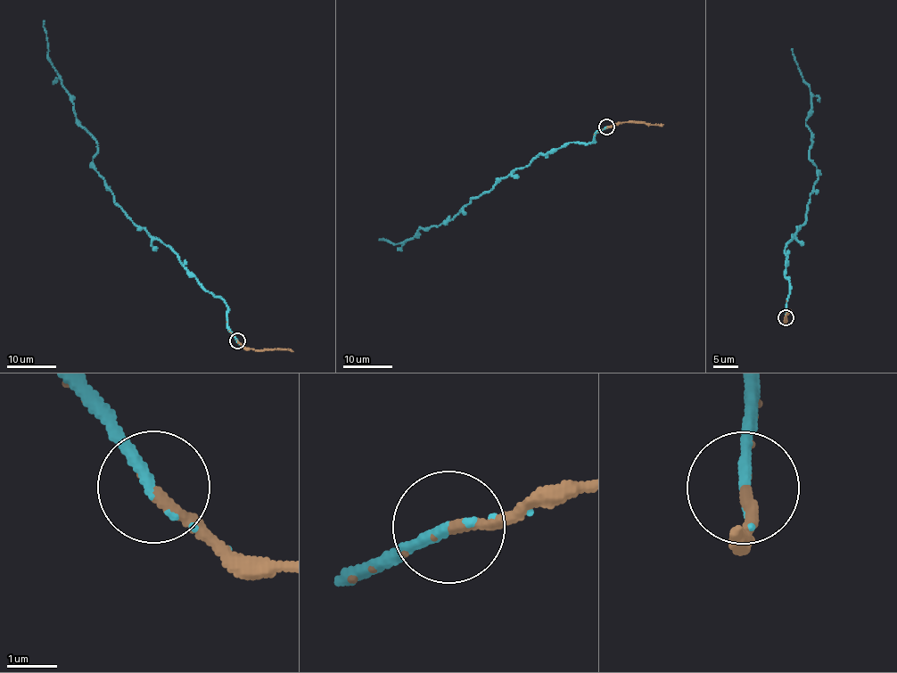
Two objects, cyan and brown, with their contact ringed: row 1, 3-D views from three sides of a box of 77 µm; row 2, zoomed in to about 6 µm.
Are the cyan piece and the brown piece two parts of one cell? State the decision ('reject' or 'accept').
accept

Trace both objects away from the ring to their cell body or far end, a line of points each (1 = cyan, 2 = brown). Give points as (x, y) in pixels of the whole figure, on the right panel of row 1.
1: (785, 316), (785, 247), (804, 222), (818, 176), (805, 119), (810, 86), (791, 48)
2: (785, 316), (785, 322), (790, 311)

